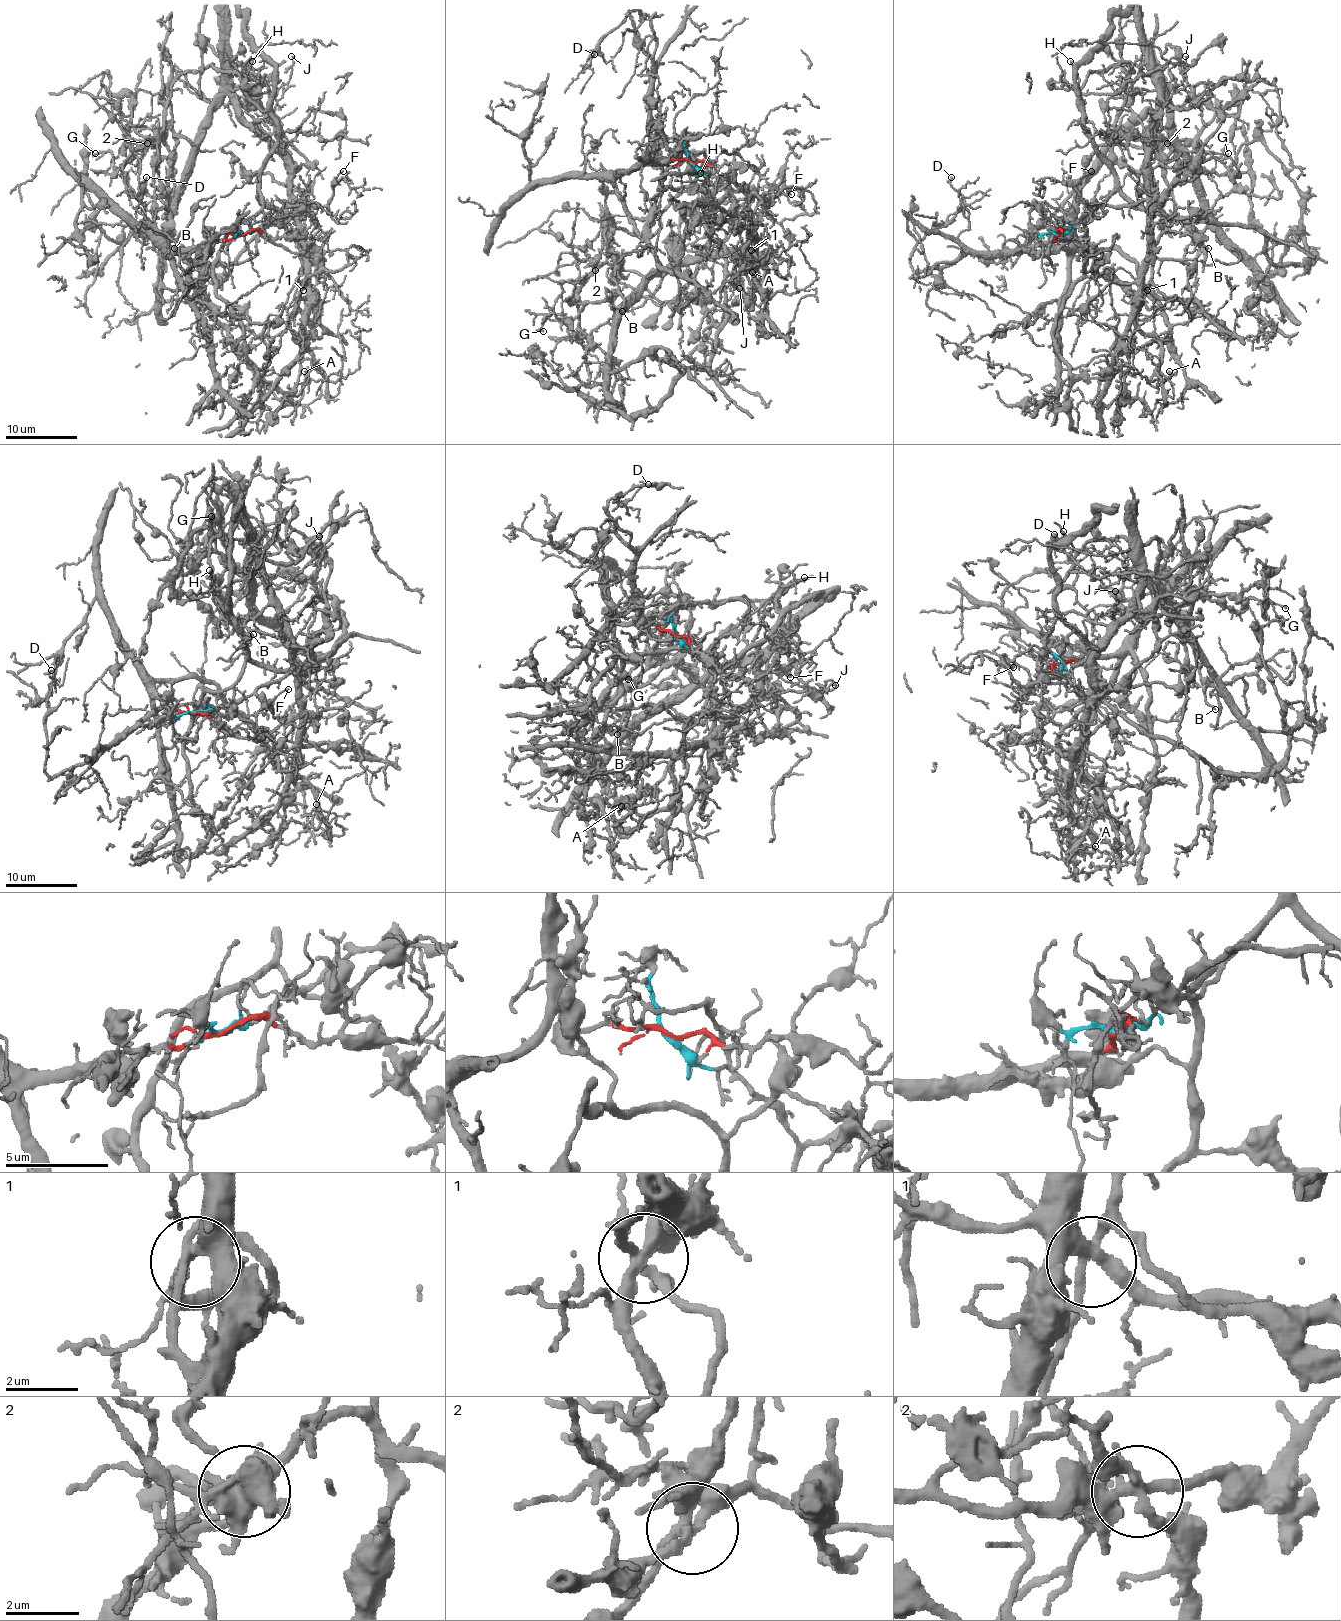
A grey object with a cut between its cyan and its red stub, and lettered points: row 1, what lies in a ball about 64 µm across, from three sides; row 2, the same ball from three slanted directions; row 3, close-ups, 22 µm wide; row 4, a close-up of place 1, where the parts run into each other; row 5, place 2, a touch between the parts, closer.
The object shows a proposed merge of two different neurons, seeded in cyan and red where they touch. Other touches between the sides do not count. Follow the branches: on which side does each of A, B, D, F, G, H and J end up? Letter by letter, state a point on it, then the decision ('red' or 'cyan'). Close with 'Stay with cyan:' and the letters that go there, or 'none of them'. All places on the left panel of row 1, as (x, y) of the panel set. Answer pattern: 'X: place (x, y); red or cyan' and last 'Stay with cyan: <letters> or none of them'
A: place (304, 371); cyan
B: place (174, 248); cyan
D: place (146, 177); red
F: place (343, 171); cyan
G: place (95, 153); cyan
H: place (252, 61); red
J: place (291, 56); cyan
Stay with cyan: A, B, F, G, J

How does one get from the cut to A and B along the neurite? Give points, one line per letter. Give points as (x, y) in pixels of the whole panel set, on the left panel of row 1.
A: (241, 234), (265, 223), (295, 200), (304, 286), (286, 315), (290, 332), (326, 377), (308, 380), (304, 371)
B: (241, 234), (295, 198), (290, 164), (227, 95), (211, 113), (166, 231), (175, 249)

